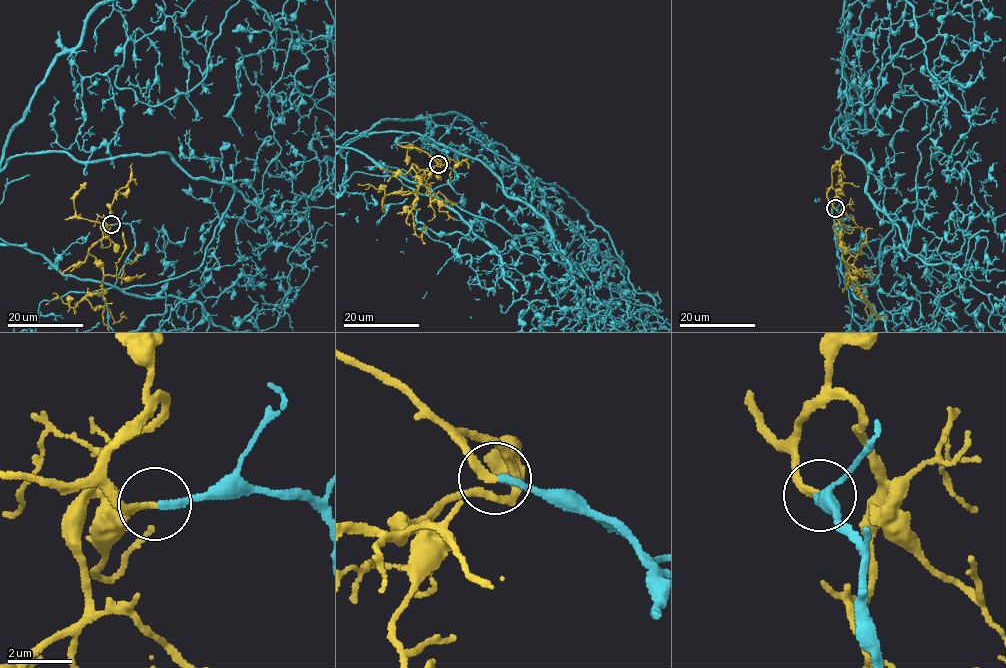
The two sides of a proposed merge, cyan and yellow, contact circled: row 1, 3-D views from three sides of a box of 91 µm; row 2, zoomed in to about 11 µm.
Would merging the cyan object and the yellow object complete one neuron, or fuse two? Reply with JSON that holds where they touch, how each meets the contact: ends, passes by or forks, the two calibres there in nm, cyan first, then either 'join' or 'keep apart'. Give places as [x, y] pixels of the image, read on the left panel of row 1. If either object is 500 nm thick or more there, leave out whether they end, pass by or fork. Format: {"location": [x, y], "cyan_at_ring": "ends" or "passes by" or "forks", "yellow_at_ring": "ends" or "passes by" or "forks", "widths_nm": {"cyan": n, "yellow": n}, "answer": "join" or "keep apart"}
{"location": [111, 224], "cyan_at_ring": "ends", "yellow_at_ring": "ends", "widths_nm": {"cyan": 220, "yellow": 220}, "answer": "join"}

